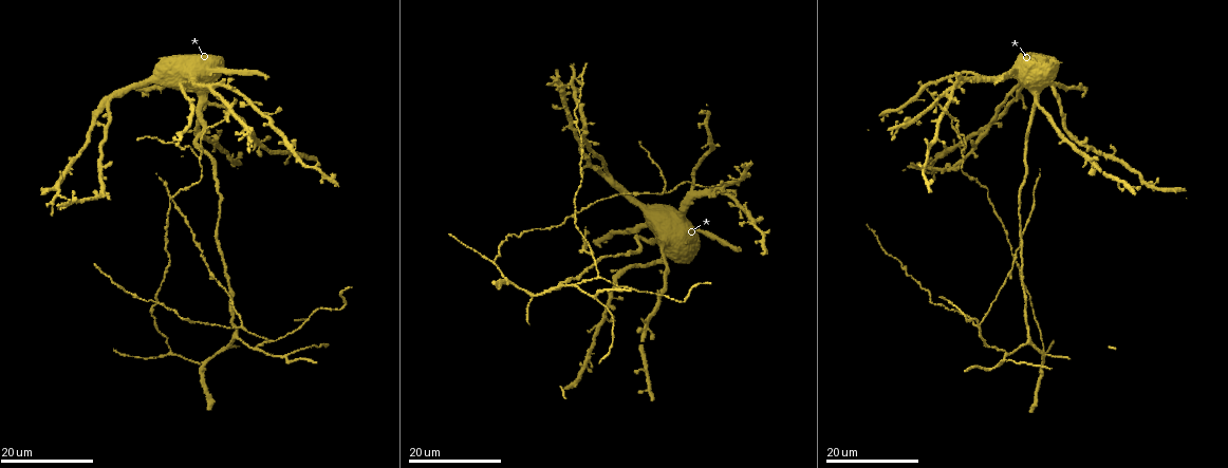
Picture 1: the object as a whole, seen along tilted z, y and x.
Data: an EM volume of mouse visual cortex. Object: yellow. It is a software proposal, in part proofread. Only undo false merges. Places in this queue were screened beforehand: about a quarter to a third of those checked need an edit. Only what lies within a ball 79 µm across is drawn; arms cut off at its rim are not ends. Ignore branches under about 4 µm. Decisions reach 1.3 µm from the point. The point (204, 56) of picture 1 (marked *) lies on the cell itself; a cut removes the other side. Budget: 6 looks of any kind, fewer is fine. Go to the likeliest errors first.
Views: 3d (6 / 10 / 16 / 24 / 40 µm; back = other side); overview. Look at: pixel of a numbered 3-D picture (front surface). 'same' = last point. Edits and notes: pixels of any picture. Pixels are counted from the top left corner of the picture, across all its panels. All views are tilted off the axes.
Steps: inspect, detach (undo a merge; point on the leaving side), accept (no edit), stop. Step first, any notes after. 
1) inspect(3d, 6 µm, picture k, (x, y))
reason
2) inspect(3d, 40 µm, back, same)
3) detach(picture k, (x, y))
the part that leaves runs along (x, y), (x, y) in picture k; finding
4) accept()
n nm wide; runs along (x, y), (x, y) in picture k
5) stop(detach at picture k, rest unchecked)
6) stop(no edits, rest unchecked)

inspect(3d, 24 µm, picture 1, (226, 348))
branch point

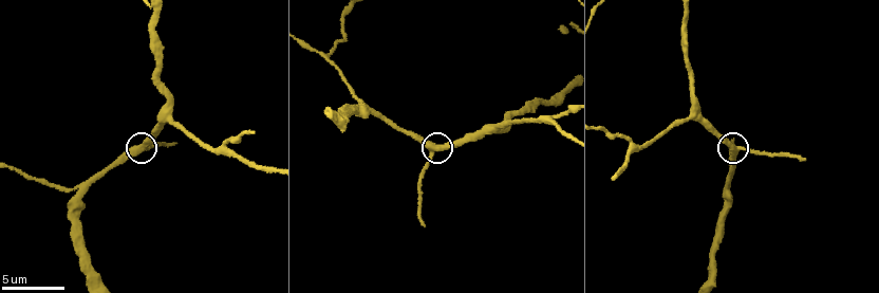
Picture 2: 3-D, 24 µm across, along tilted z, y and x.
inspect(3d, 6 µm, picture 2, (137, 146))
zoom in

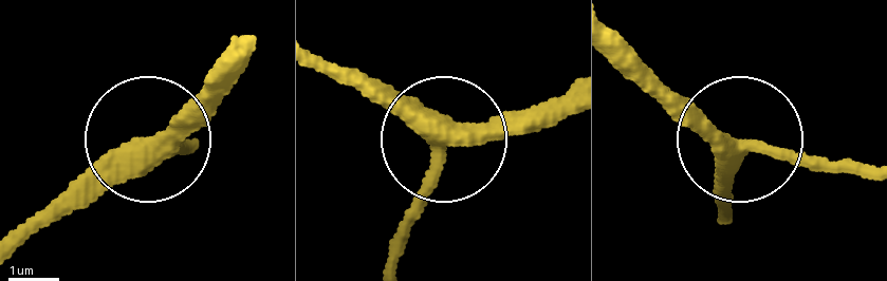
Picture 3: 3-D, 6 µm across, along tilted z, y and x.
accept()
side arm 7 µm; 3 arms; one cell here

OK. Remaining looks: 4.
inspect(3d, 10 µm, picture 2, (729, 187))
three-way junction

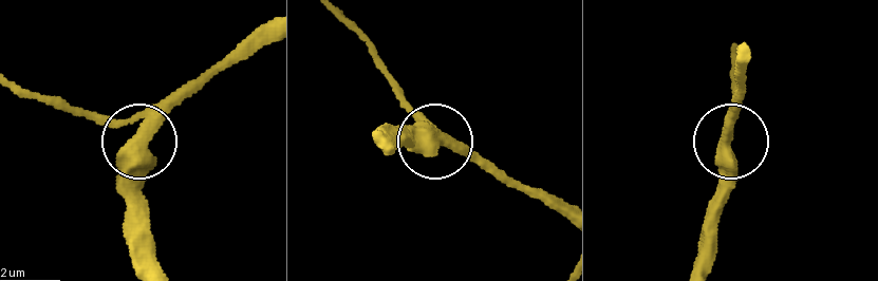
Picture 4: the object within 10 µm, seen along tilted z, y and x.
accept()
side arm 11 µm; 3 arms; one cell here

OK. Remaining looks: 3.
inspect(3d, 10 µm, picture 2, (494, 129))
four-way junction

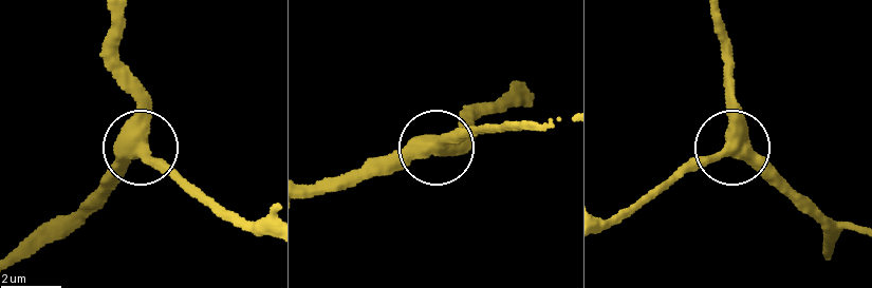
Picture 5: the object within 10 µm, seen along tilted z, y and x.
inspect(3d, 10 µm, back, picture 5, (139, 151))

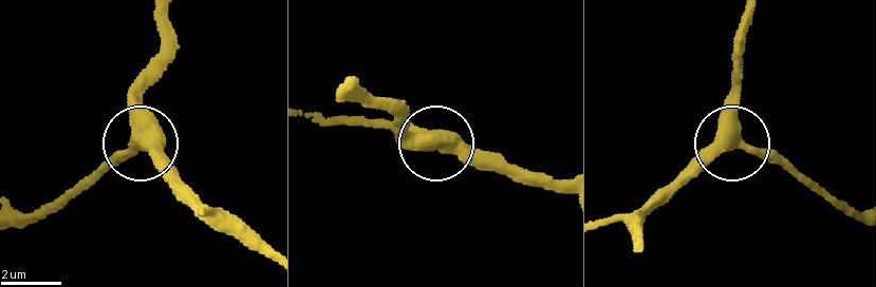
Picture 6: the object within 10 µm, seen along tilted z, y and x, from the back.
accept()
410 nm wide; continuous, no second cell

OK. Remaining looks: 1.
stop(no edits, rest unchecked)

